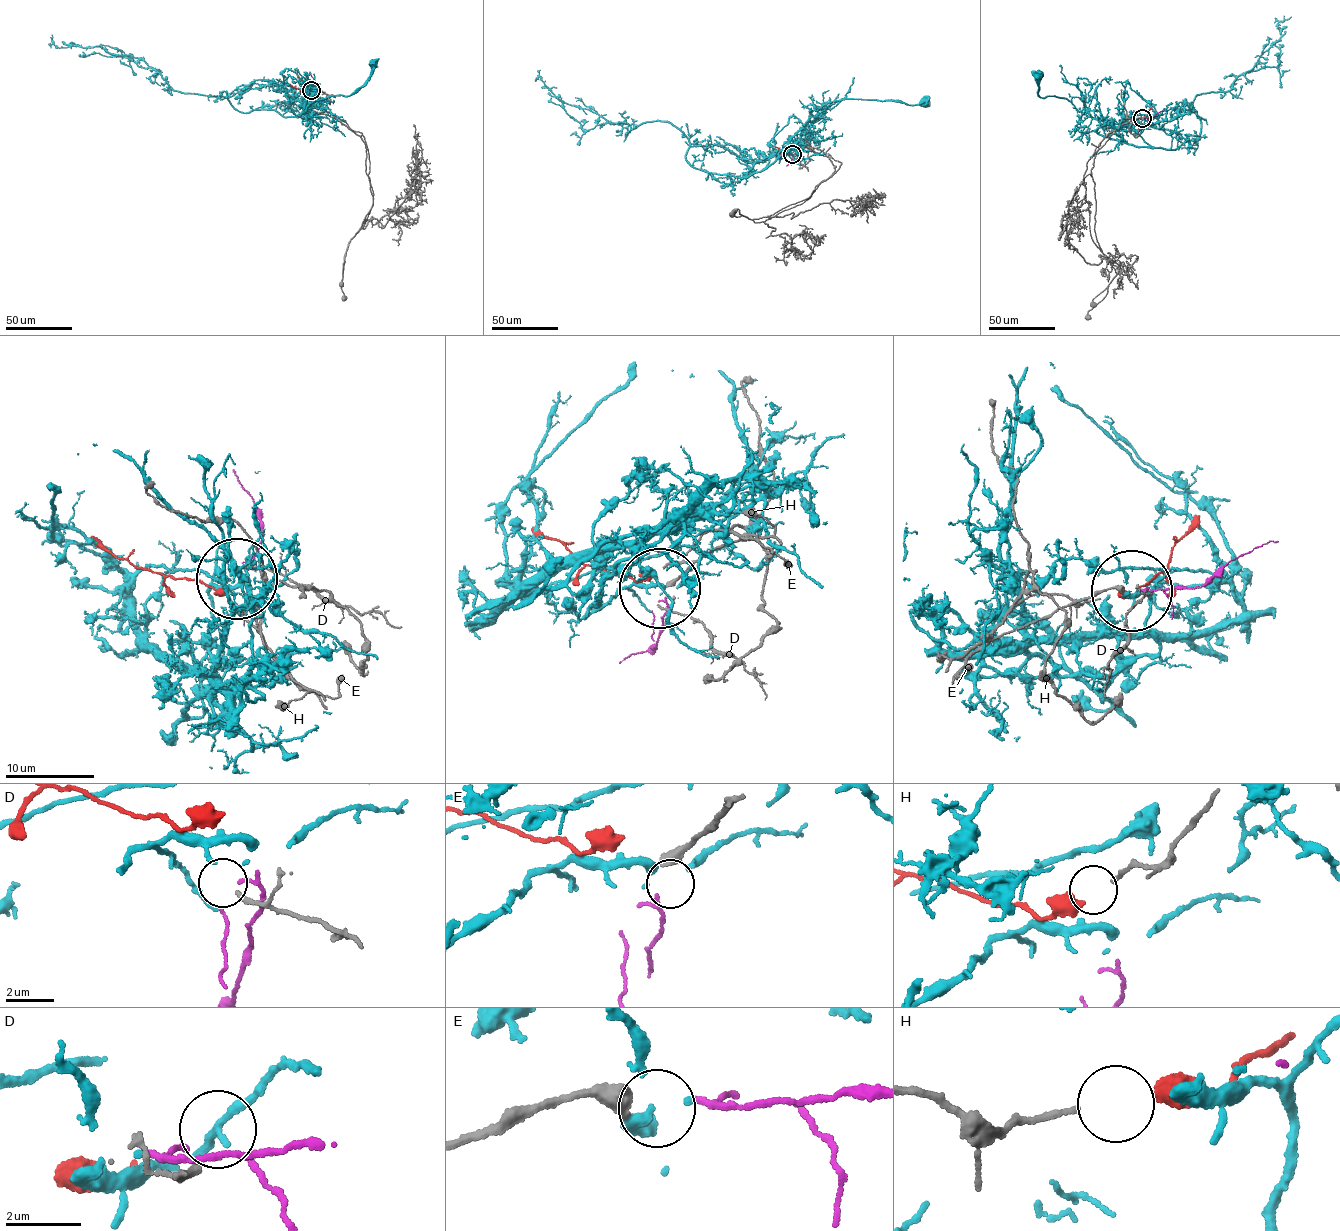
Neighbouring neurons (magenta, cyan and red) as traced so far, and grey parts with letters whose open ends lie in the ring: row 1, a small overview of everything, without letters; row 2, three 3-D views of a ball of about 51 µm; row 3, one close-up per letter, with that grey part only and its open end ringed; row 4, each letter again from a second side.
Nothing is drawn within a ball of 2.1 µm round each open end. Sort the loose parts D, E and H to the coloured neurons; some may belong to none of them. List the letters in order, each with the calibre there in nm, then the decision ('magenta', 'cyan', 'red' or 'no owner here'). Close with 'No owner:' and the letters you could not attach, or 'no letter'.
D: calibre 190 nm; no owner here
E: calibre 440 nm; magenta
H: calibre 160 nm; red
No owner: D

